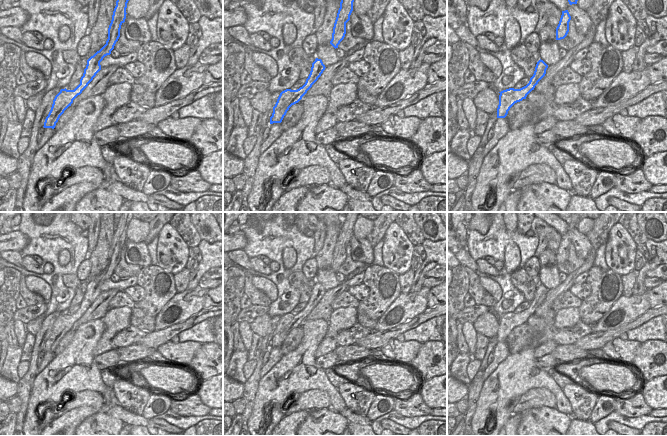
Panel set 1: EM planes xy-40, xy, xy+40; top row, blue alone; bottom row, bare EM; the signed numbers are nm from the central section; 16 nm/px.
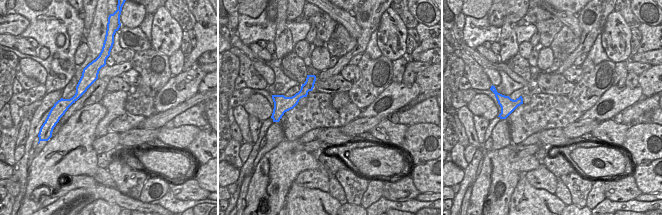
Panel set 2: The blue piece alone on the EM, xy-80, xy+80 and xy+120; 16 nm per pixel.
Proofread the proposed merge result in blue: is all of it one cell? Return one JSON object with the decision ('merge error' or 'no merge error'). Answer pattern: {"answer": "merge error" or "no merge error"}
{"answer": "no merge error"}

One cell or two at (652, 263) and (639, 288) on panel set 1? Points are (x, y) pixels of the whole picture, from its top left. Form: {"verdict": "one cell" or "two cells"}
{"verdict": "one cell"}

